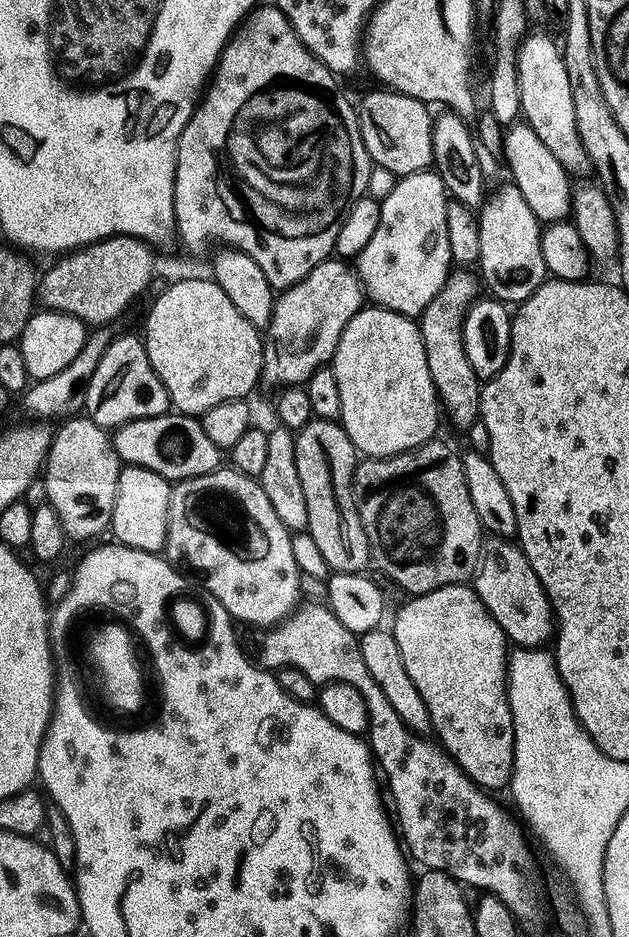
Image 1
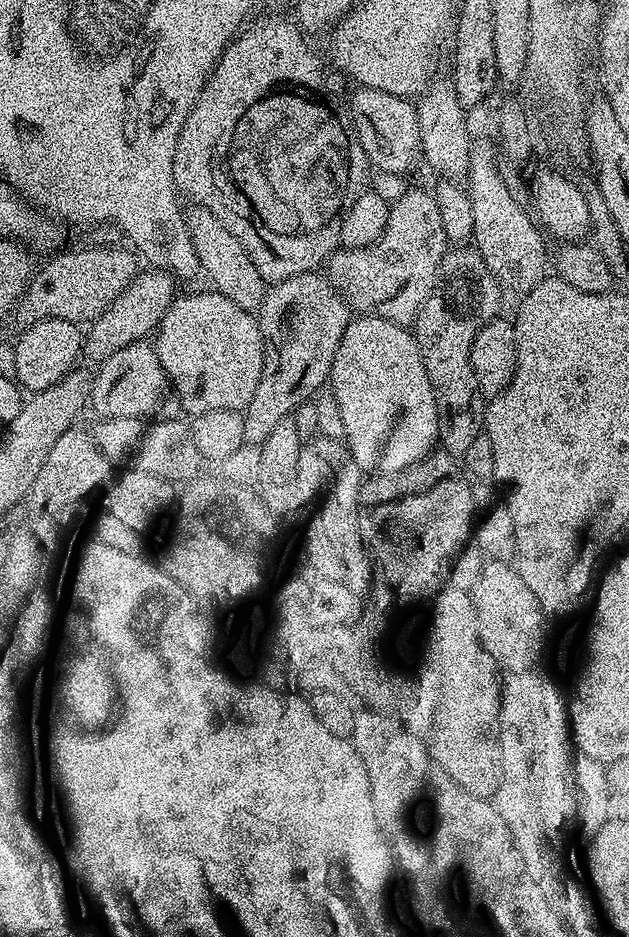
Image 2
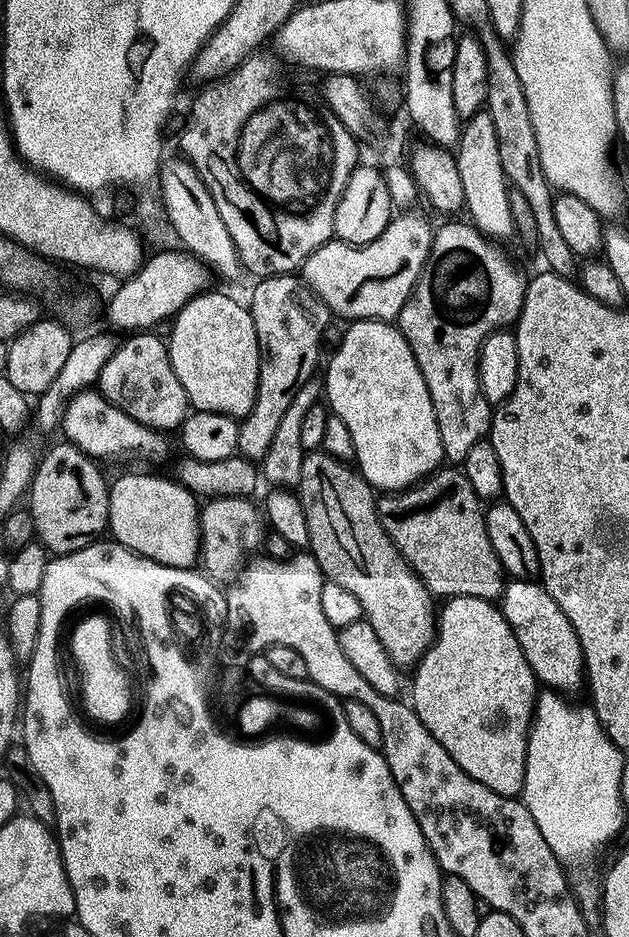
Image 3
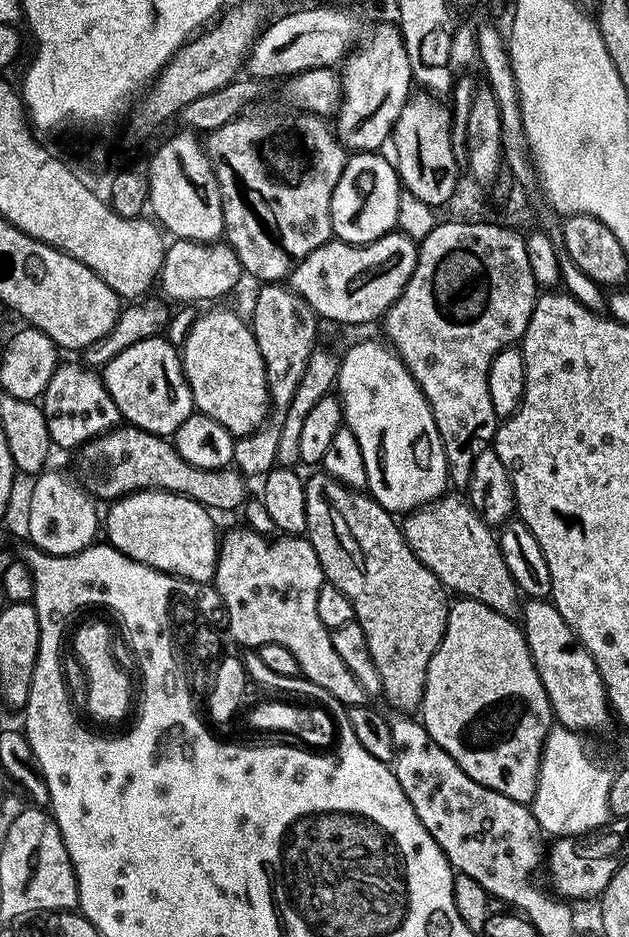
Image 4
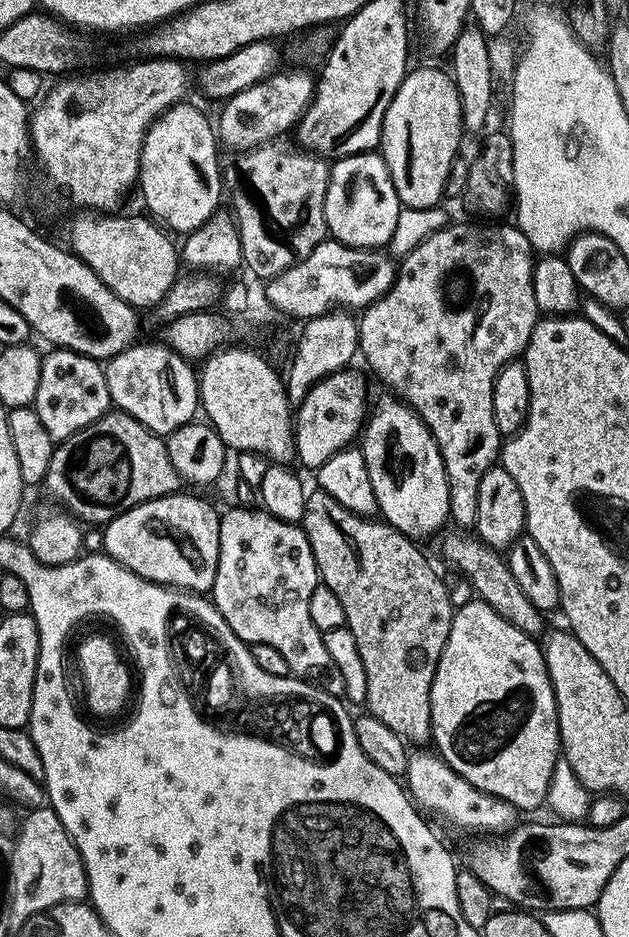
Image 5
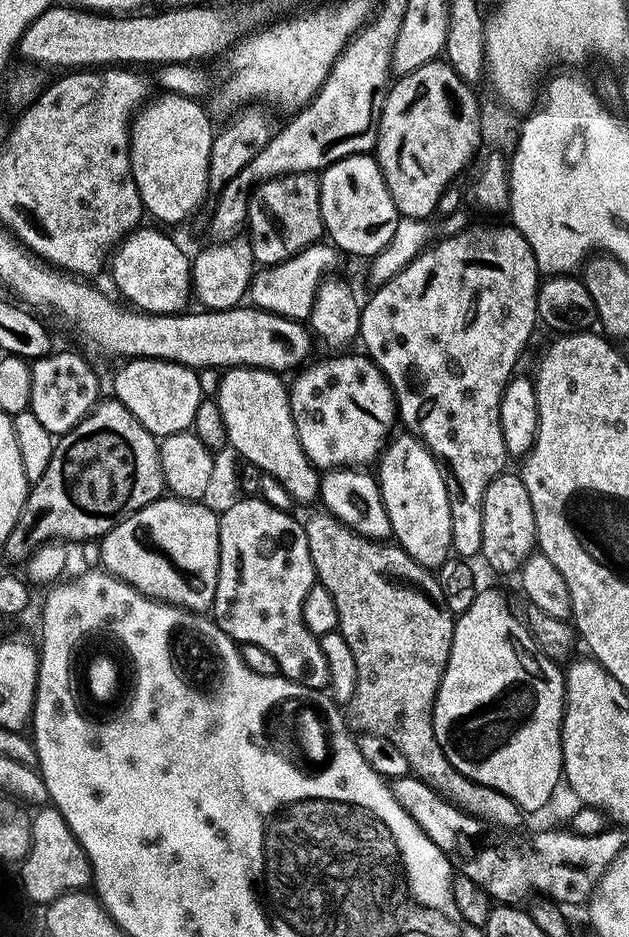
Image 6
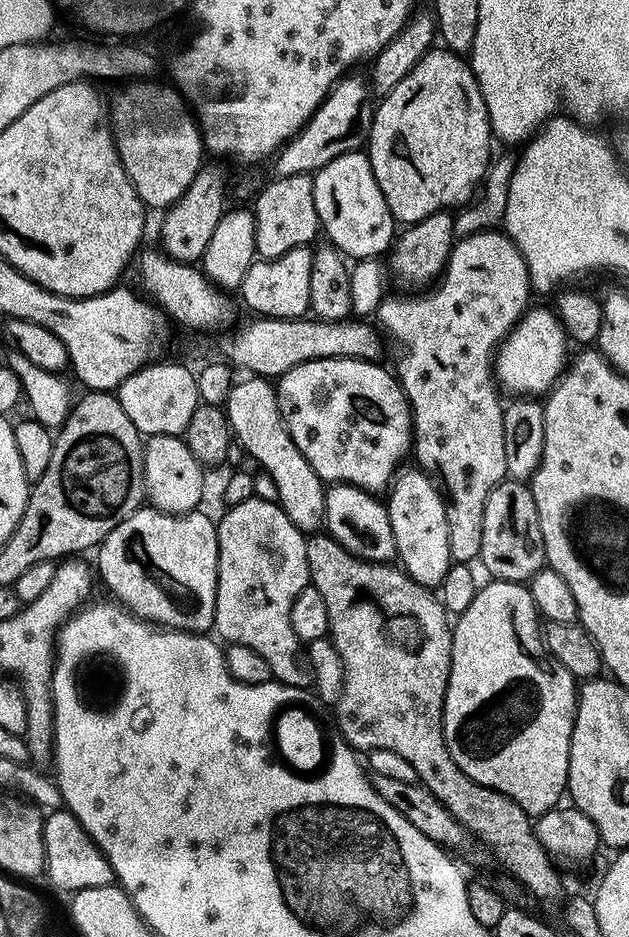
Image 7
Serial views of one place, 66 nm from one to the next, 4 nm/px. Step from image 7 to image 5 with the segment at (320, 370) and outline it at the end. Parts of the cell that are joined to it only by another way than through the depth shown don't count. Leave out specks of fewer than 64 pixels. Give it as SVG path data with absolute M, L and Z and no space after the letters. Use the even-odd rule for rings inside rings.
M341 370L319 380L295 409L294 456L309 470L322 467L335 452L349 447L365 427L364 407L368 404L368 392L364 389L363 378L352 371Z

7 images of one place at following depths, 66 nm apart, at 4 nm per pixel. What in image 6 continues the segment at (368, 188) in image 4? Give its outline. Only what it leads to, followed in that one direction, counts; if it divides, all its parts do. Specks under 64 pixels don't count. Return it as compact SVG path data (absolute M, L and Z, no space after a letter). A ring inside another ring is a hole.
M375 155L351 156L334 162L318 176L324 230L341 253L371 258L394 238L398 213Z

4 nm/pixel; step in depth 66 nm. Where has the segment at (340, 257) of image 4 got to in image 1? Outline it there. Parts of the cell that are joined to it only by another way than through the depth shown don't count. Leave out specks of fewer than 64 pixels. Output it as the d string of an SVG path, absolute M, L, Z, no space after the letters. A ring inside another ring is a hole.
M434 170L397 179L394 190L380 203L378 228L354 257L356 274L369 301L409 318L424 312L452 270L449 203L443 180Z

